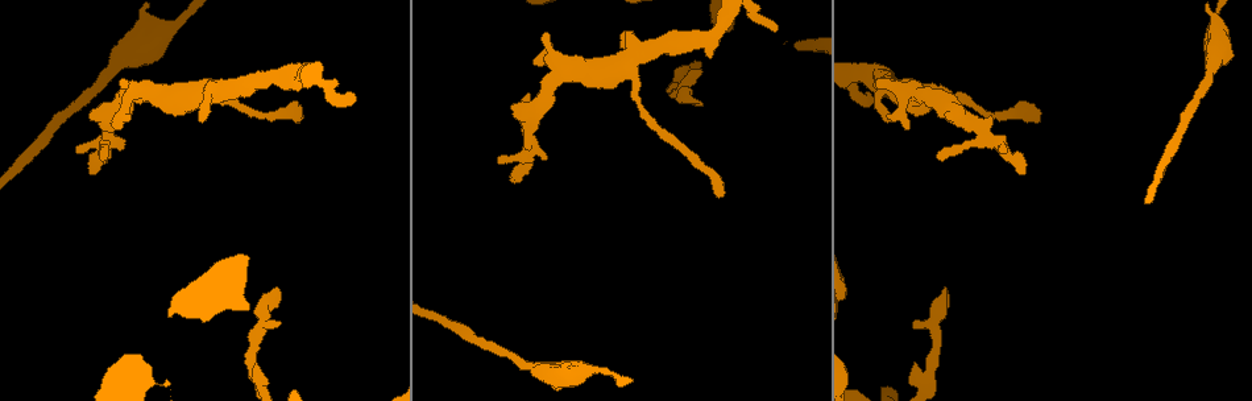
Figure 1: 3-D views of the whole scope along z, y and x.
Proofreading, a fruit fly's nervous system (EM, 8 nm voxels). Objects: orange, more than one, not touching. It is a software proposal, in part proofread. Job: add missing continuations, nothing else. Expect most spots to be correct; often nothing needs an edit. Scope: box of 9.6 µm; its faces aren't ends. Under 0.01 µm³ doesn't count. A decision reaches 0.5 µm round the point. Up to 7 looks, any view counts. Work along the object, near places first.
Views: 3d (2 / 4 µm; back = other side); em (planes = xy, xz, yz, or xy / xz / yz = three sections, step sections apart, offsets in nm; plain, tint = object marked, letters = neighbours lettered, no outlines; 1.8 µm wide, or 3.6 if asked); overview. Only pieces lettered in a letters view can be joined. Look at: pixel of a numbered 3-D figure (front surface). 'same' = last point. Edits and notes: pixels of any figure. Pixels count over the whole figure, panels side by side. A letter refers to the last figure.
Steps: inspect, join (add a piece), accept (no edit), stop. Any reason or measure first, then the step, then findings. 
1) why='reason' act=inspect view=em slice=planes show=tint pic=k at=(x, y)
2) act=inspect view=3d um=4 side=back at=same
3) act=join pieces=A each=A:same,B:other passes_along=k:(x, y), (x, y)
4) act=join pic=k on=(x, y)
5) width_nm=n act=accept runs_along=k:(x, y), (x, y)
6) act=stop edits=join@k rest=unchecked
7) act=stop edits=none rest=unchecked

why='branch stops here' act=inspect view=em um=3.6 slice=planes show=letters pic=1 at=(698, 100)

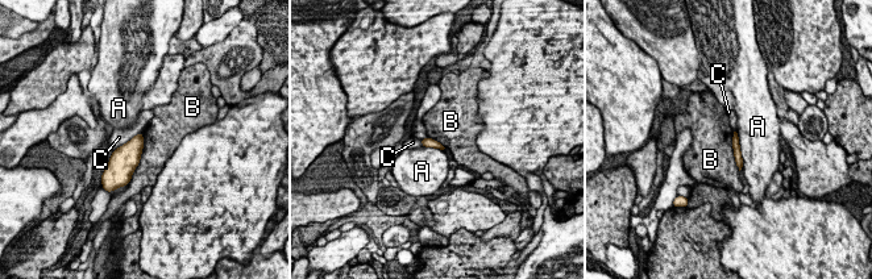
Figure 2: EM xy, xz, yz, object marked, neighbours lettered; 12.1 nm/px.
width_nm=100 act=accept each=A:other,B:other,C:other runs_along=2:(735, 134), (739, 166) found='no lettered piece goes on from it'

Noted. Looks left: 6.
why='long arm stops here' act=inspect view=em slice=planes show=letters pic=1 at=(716, 190)

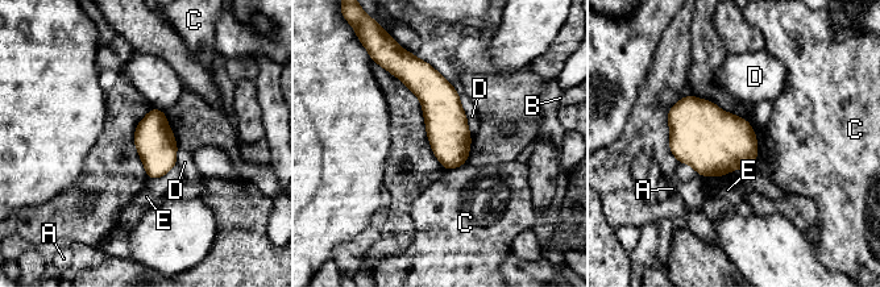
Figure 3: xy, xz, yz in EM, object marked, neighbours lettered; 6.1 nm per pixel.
width_nm=240 act=accept each=A:other,B:other,C:other,D:other,E:other border=3:(465, 161), (459, 166), (445, 170) found='no lettered piece goes on from it'

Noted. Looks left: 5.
why='long arm stops here' act=inspect view=3d um=4 pic=1 at=(870, 99)

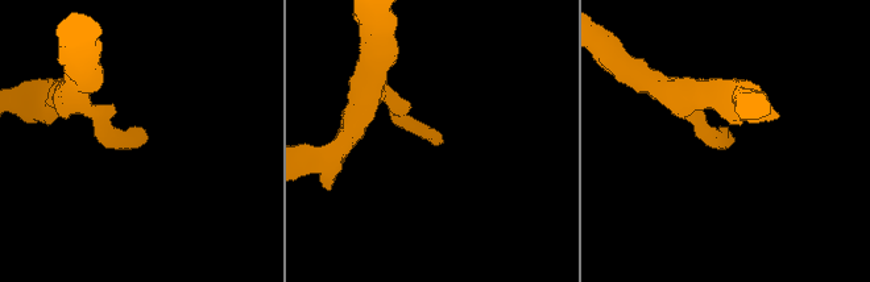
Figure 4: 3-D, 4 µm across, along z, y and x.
why='shape alone is not enough' act=inspect view=em slice=planes show=letters pic=4 at=(732, 134)

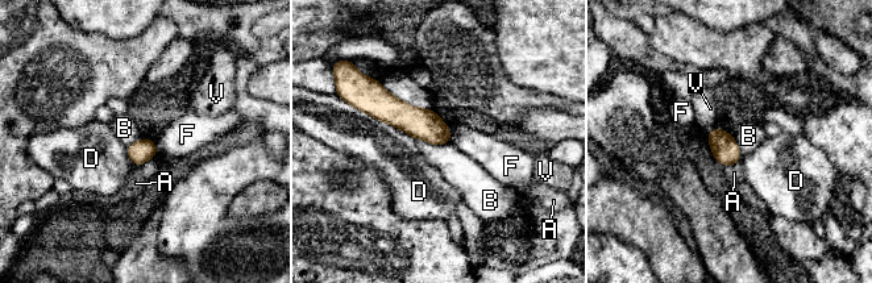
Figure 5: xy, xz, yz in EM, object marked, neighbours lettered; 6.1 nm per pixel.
longest_contact=D:440nm act=accept each=A:other,B:other,D:other,F:other,V:other found='none of them fits'

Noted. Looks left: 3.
act=stop edits=none rest=unchecked

